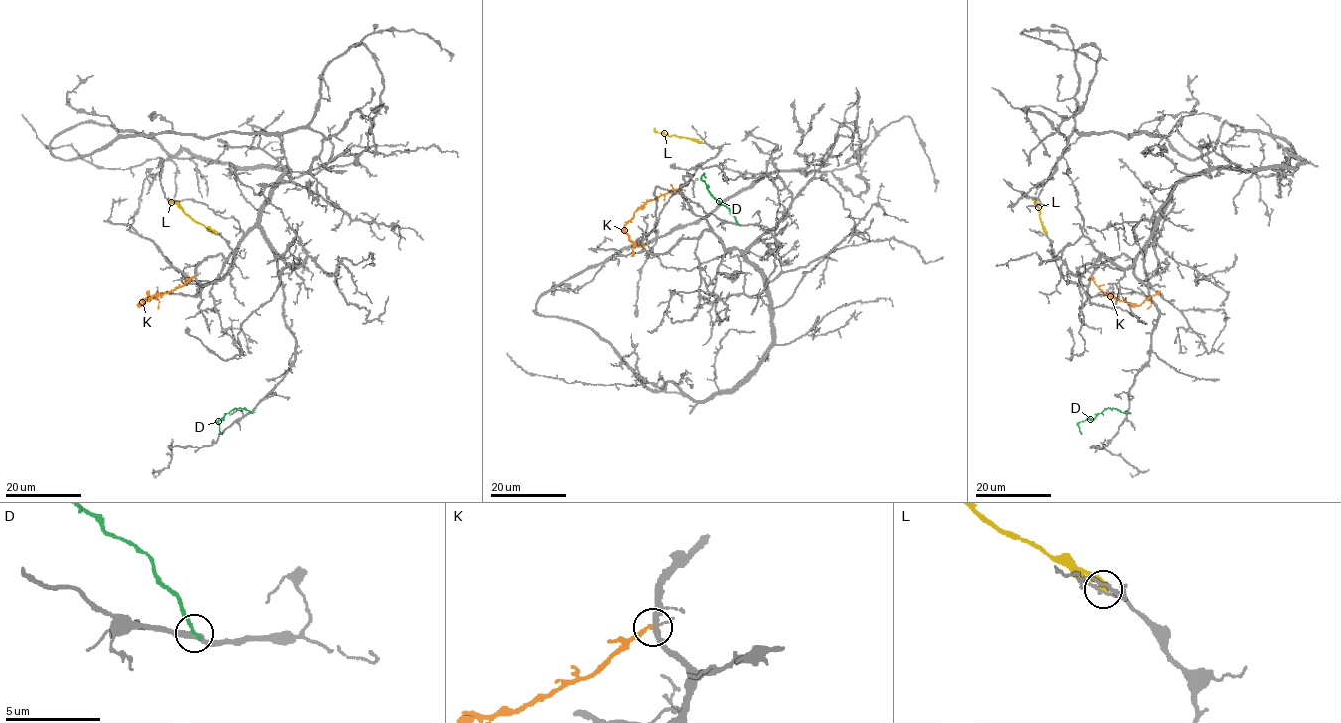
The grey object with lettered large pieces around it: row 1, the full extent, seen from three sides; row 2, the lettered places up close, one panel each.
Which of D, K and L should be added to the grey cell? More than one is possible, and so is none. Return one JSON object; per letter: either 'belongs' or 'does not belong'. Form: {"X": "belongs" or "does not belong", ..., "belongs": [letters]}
{"D": "does not belong", "K": "does not belong", "L": "does not belong", "belongs": []}

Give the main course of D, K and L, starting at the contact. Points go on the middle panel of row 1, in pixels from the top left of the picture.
D: (737, 224), (730, 209), (707, 190), (701, 179), (704, 173), (706, 177)
K: (679, 188), (646, 201), (624, 226), (625, 233), (637, 246), (643, 247), (642, 243)
L: (701, 143), (658, 133), (654, 128)

